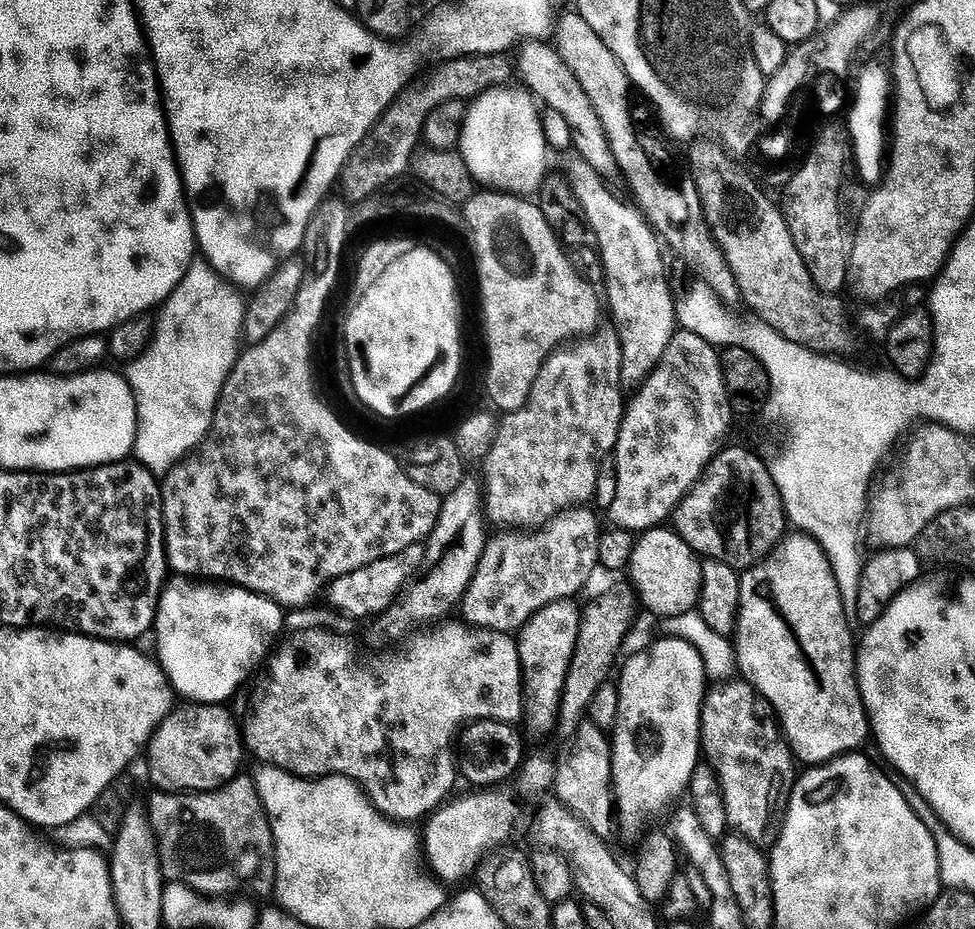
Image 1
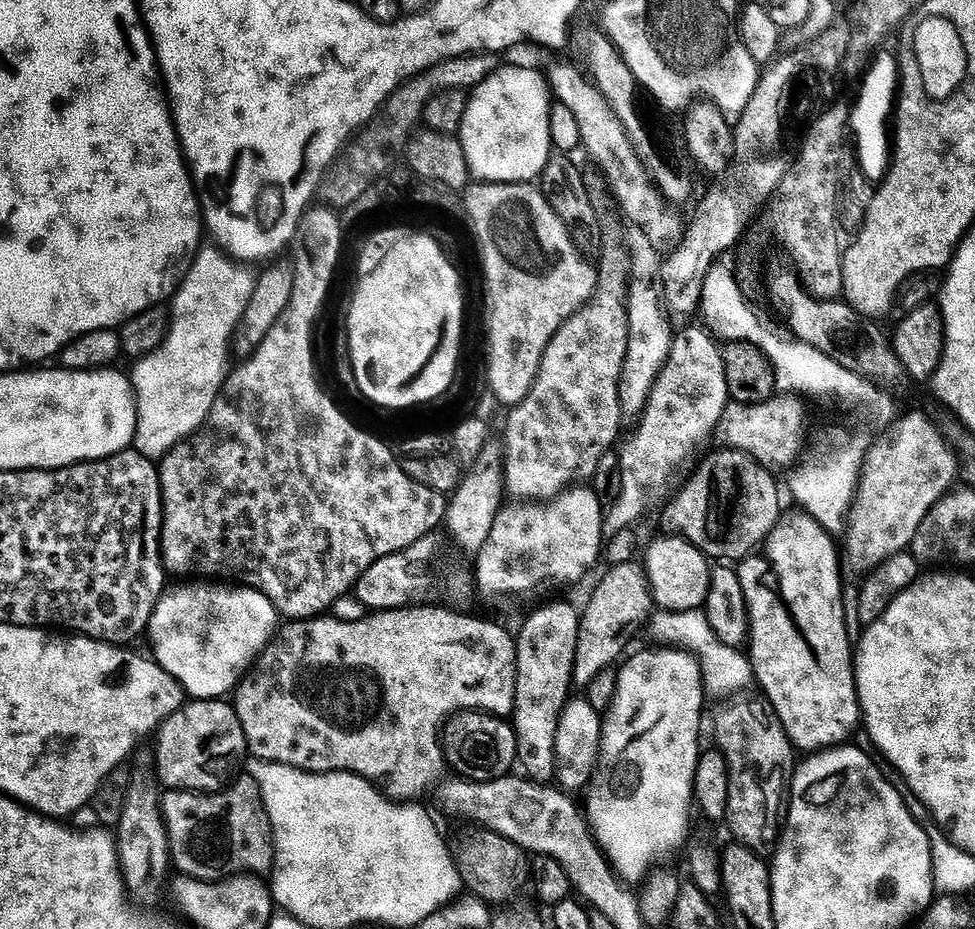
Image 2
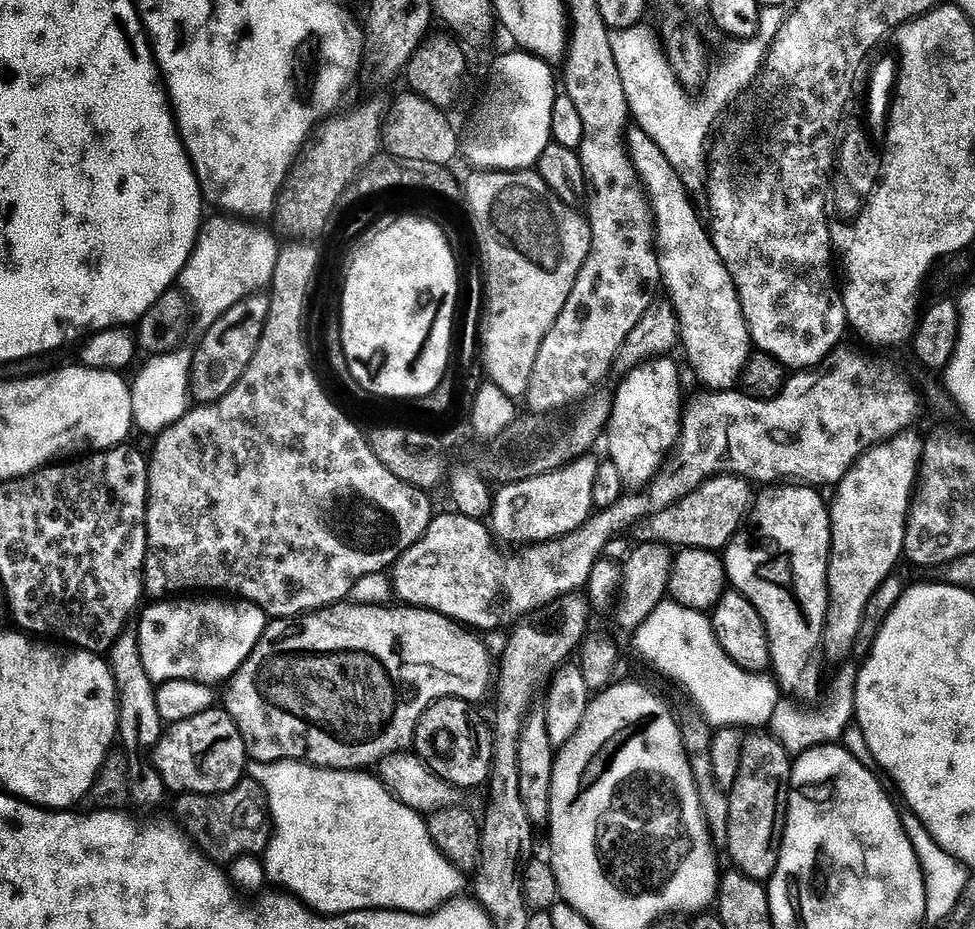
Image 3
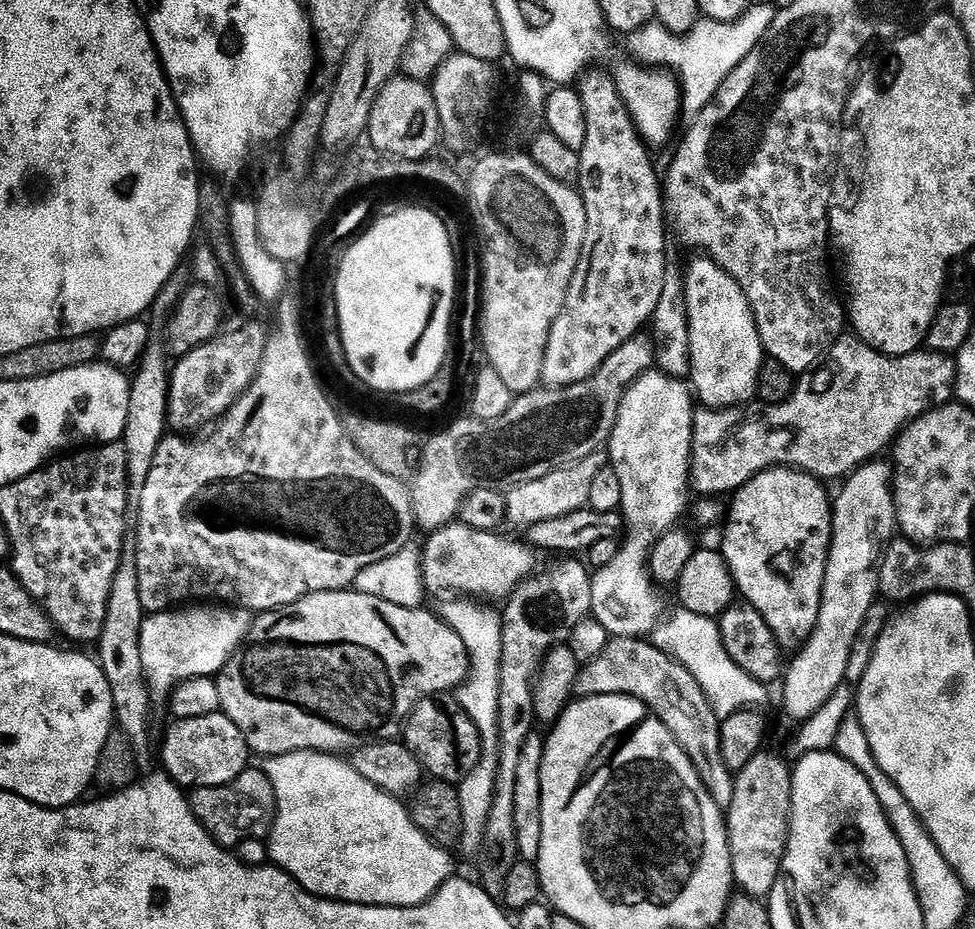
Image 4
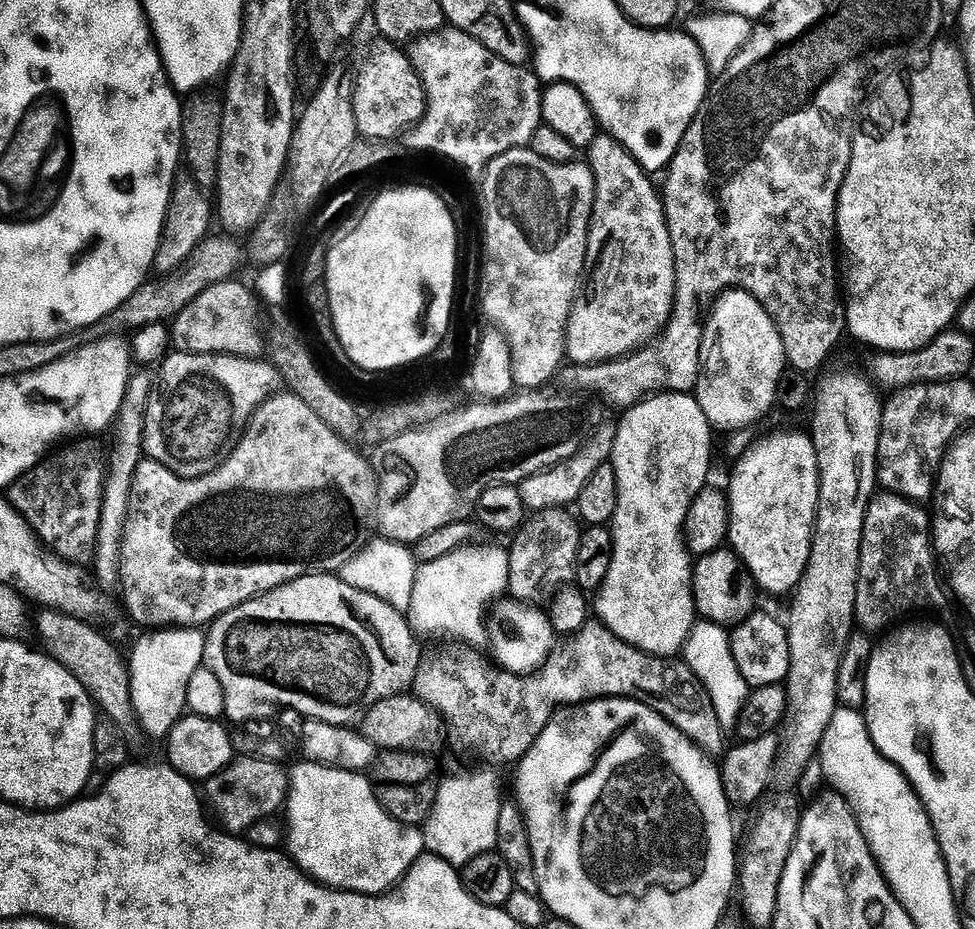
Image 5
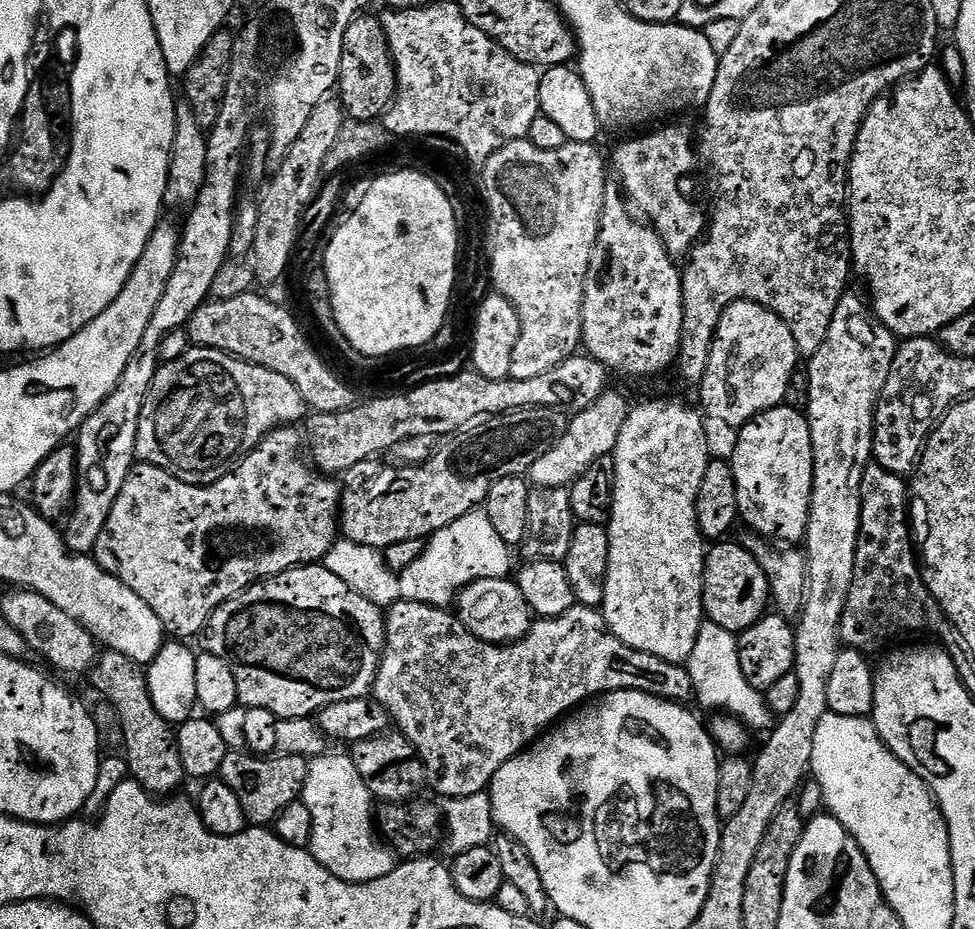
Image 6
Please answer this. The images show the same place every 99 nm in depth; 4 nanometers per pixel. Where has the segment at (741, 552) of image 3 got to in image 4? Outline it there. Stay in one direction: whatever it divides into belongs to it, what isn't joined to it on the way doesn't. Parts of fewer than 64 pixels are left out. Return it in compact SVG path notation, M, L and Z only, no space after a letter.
M767 468L765 472L758 473L754 478L750 478L750 482L743 484L731 497L732 509L727 509L726 523L724 528L724 548L722 547L722 555L725 562L732 567L732 579L738 589L739 595L745 601L754 606L754 610L758 610L758 614L762 614L762 618L766 618L766 626L770 626L770 630L776 635L776 640L780 643L781 649L792 650L799 649L804 641L810 638L810 634L818 622L820 599L823 598L823 582L824 582L824 566L826 559L825 550L829 549L832 542L832 511L833 501L831 499L820 496L819 483L814 482L814 477L809 472L802 472L799 468Z

